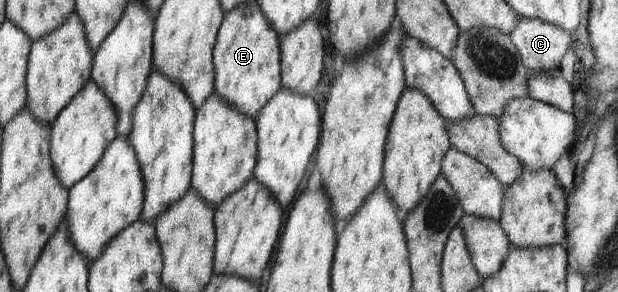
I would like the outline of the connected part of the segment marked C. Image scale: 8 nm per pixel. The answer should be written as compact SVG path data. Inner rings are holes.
M517 16L516 27L508 35L527 70L559 69L561 57L572 42L571 37L553 24Z

